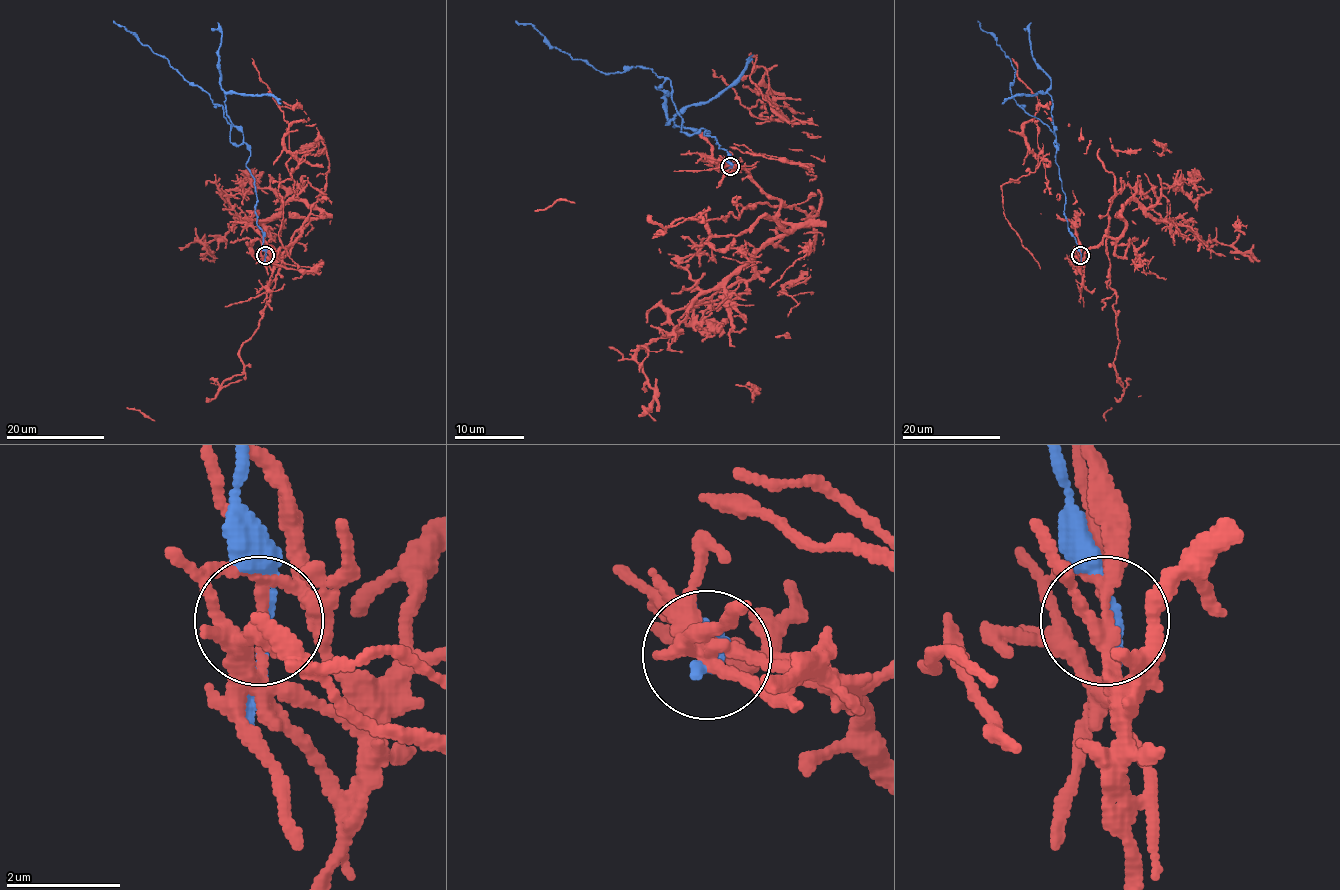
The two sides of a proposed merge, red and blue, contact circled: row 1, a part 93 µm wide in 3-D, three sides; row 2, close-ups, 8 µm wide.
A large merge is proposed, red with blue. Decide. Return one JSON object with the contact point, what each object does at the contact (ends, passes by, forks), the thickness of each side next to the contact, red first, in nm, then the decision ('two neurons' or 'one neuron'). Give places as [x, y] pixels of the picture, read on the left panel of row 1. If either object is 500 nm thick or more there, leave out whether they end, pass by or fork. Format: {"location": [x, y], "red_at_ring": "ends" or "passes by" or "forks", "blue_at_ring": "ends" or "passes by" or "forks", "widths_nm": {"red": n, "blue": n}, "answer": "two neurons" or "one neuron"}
{"location": [265, 255], "red_at_ring": "forks", "blue_at_ring": "passes by", "widths_nm": {"red": 130, "blue": 160}, "answer": "two neurons"}

